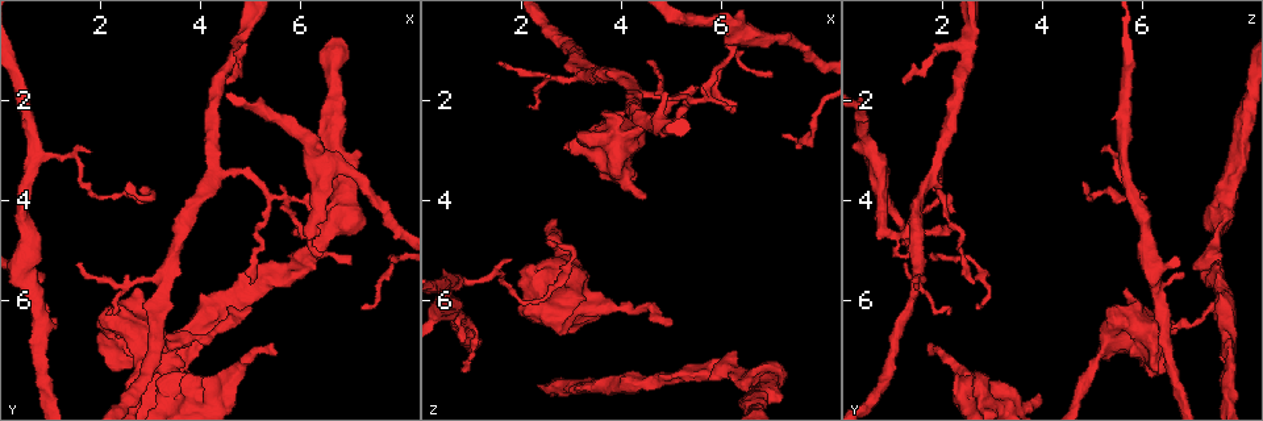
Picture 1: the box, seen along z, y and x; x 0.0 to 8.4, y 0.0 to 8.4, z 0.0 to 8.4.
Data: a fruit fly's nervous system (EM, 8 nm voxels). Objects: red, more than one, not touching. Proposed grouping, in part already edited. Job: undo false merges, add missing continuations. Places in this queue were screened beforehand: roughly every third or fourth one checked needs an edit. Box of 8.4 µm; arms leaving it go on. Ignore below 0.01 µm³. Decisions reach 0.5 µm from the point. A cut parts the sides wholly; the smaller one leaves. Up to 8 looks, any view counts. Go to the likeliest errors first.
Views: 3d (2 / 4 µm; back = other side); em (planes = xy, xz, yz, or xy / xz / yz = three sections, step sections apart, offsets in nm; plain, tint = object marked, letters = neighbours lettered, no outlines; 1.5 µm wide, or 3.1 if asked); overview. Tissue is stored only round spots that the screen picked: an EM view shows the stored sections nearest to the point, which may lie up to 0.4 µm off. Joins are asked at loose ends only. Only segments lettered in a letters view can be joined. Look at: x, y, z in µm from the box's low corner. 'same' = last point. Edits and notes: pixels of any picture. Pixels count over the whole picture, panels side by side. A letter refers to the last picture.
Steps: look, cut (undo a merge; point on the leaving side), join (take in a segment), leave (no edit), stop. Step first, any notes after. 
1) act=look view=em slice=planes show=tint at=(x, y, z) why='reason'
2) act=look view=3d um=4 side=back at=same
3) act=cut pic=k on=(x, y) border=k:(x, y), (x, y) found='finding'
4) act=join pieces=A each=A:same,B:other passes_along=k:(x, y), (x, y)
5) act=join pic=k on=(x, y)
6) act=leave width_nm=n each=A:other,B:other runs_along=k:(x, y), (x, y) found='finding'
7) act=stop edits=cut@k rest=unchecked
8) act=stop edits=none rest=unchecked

act=look view=em slice=planes show=letters at=(4.95, 6.15, 6.40) why='branch stops here'

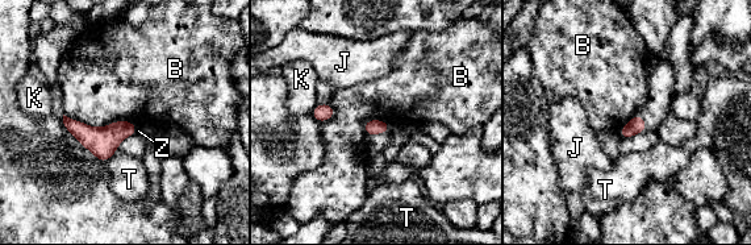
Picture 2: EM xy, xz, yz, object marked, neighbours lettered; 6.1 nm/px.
act=leave each=B:other,J:other,K:other,T:other,Z:other border=2:(63, 113), (94, 127), (137, 127) found='no lettered segment goes on from it'

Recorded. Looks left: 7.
act=look view=em slice=planes show=letters at=(4.35, 3.50, 1.80) why='calibre changes'

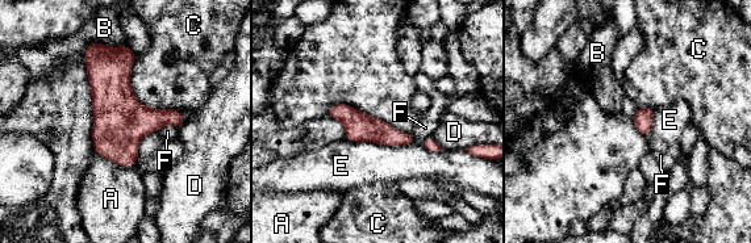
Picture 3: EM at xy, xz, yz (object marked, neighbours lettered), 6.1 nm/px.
act=leave each=A:other,B:other,C:other,D:other,E:other,F:other runs_along=3:(332, 112), (409, 141) found='one neuron here'

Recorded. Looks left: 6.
act=look view=3d um=2 side=back at=(7.00, 5.35, 1.55) why='tapers out'

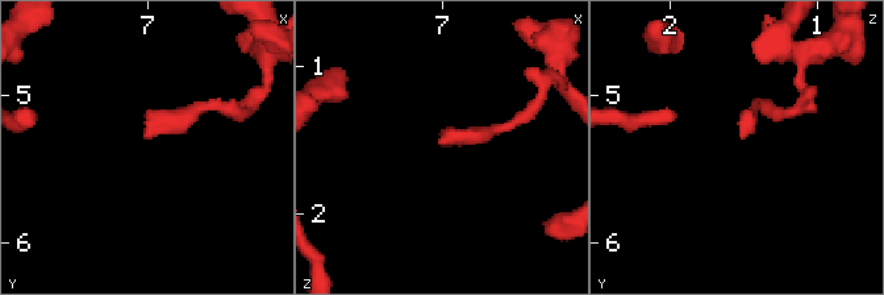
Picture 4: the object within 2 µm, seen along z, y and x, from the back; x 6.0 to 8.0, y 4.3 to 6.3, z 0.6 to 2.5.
act=look view=em slice=planes show=letters at=(7.00, 5.30, 1.52) why='now the EM'

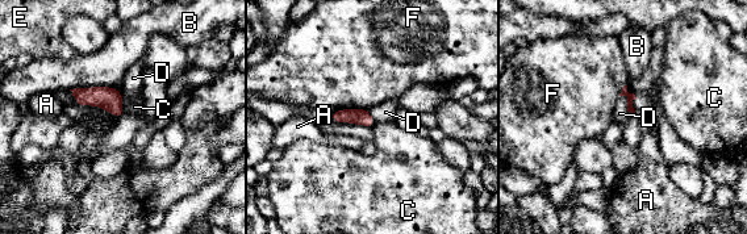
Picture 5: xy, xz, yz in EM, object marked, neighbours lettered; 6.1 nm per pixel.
act=leave each=A:other,B:other,C:other,D:other,E:other,F:other border=5:(620, 95), (626, 97), (629, 116) found='no lettered segment goes on from it'

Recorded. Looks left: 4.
act=stop edits=none rest=unchecked

